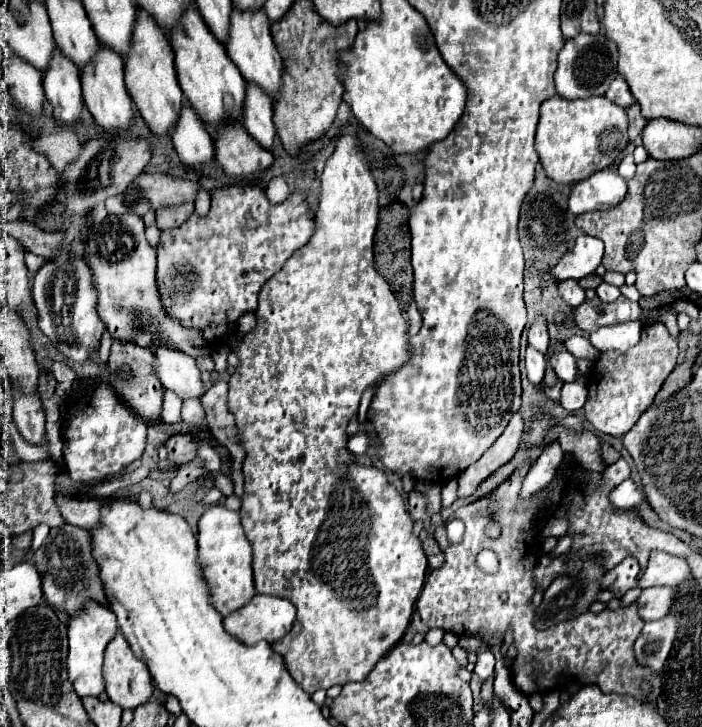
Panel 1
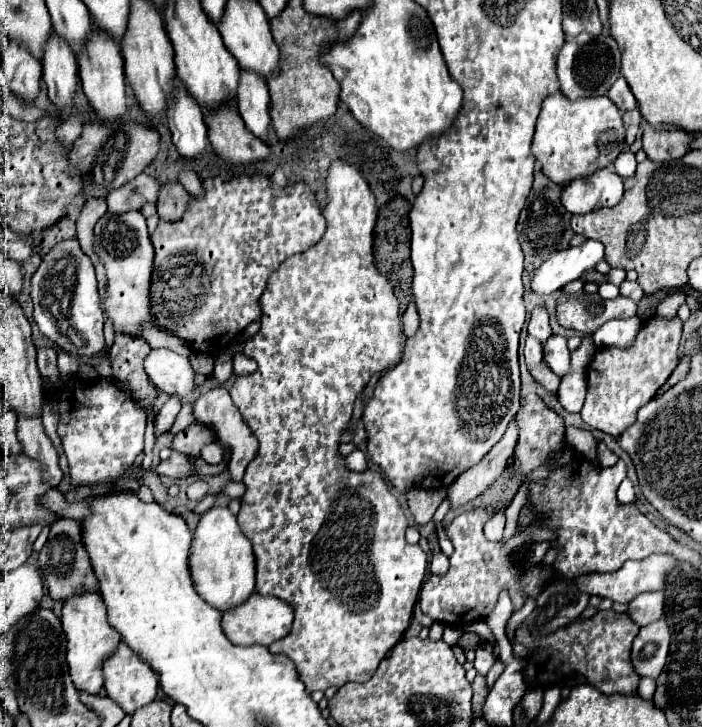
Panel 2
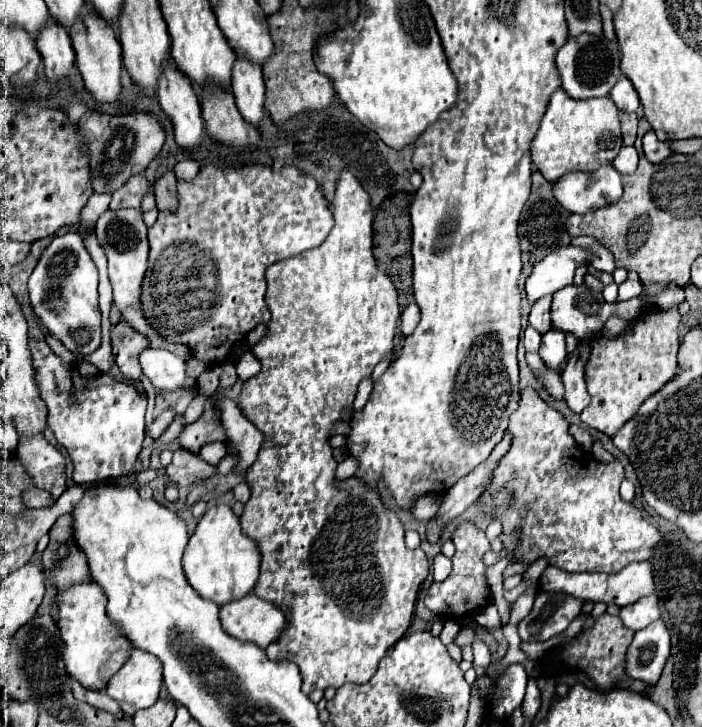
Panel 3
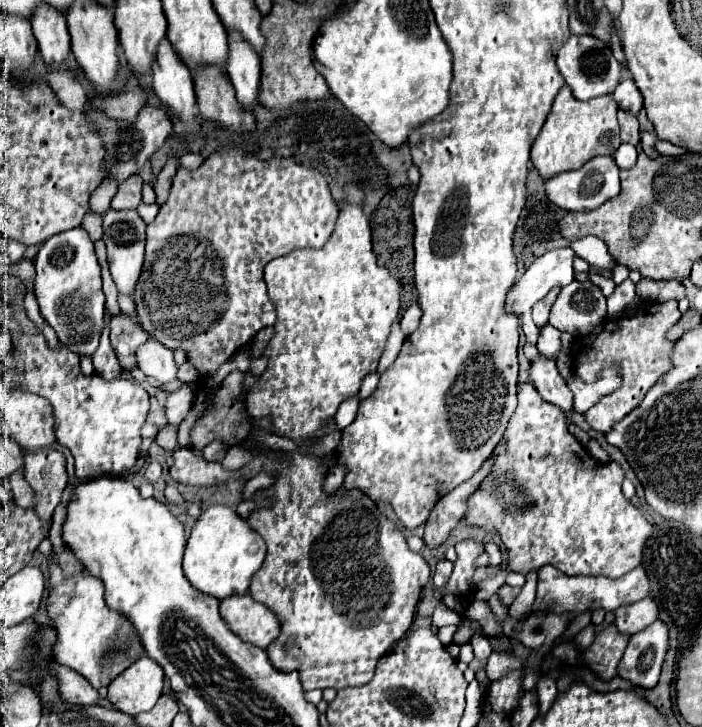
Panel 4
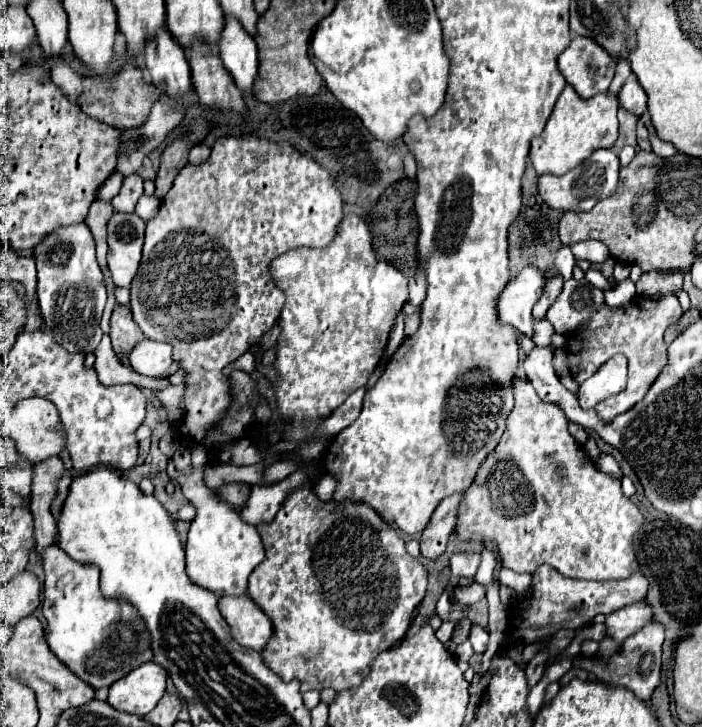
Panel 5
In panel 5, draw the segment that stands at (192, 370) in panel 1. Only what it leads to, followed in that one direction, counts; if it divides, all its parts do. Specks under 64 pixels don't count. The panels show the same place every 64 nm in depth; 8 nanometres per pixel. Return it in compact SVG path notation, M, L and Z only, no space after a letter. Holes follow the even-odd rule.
M150 338L138 342L130 354L130 366L134 368L134 372L144 376L166 378L172 362L172 346L154 342Z

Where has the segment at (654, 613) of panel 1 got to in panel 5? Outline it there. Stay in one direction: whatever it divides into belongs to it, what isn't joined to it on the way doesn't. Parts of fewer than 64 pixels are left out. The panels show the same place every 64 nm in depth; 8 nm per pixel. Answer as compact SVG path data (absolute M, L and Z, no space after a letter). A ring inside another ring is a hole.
M636 602L636 606L624 606L606 616L608 634L616 642L622 642L628 636L632 636L634 632L638 632L640 628L644 628L646 624L650 624L652 618L654 618L654 614L652 614L652 606L648 606L648 602Z

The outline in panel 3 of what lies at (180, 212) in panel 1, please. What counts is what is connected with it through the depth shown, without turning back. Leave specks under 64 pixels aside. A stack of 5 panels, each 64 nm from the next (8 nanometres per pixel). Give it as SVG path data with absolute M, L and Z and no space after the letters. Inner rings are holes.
M166 172L156 184L154 184L154 196L158 210L176 210L178 208L178 190L176 190L176 176L174 172Z

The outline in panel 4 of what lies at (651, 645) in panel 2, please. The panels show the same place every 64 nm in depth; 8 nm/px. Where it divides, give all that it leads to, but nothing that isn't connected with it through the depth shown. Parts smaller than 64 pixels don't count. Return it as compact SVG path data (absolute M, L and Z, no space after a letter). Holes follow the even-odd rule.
M656 620L630 638L630 644L618 664L618 676L636 686L654 688L668 652L668 626Z

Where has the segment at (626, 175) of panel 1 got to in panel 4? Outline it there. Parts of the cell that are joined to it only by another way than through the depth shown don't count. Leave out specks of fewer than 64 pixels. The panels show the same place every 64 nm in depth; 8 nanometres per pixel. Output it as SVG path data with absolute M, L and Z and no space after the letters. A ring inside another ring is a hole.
M622 144L614 154L616 166L620 170L630 170L636 164L636 158L638 158L638 152L636 152L636 146L632 146L632 144Z

